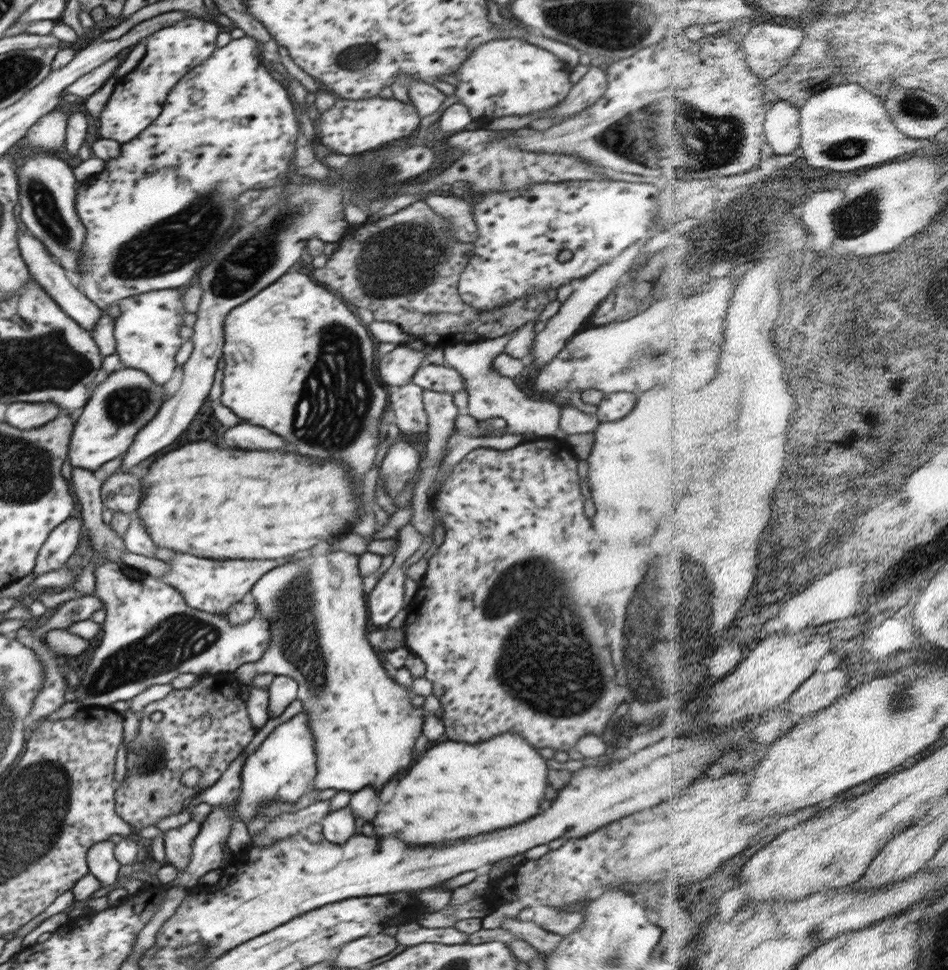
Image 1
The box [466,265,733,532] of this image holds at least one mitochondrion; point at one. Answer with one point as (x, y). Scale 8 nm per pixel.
(648, 353)

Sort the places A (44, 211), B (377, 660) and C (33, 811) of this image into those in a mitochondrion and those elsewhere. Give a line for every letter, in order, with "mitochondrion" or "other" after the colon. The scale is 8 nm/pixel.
A: mitochondrion
B: other
C: mitochondrion

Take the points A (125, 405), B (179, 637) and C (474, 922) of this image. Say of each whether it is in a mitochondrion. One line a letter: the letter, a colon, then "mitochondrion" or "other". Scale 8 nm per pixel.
A: mitochondrion
B: mitochondrion
C: other

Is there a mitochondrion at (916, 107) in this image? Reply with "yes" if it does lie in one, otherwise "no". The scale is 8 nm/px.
yes

